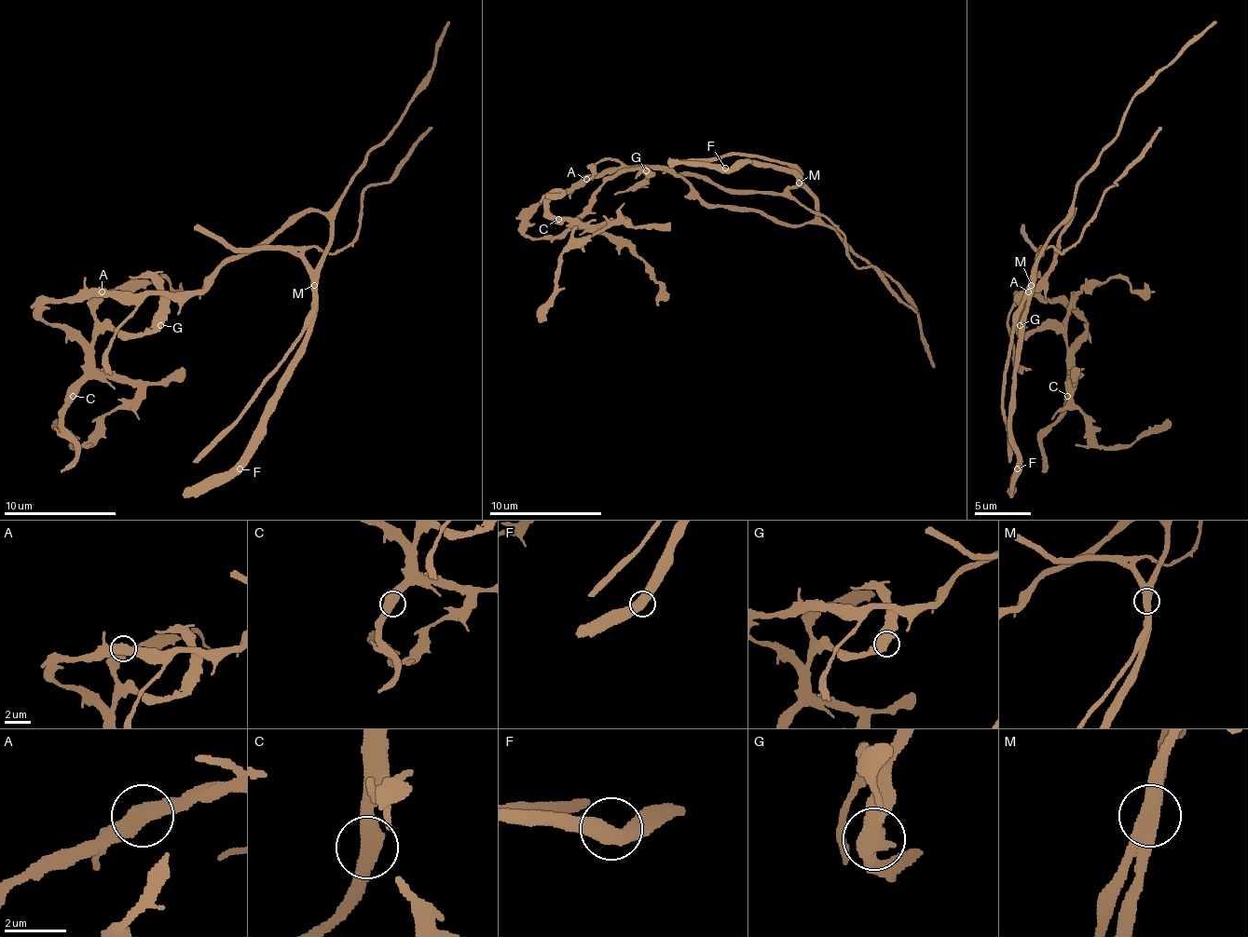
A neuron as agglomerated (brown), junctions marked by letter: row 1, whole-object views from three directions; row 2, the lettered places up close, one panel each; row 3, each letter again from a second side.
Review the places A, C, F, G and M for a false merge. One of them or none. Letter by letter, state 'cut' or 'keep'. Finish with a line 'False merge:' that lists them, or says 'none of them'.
A: keep
C: keep
F: keep
G: keep
M: cut
False merge: M

